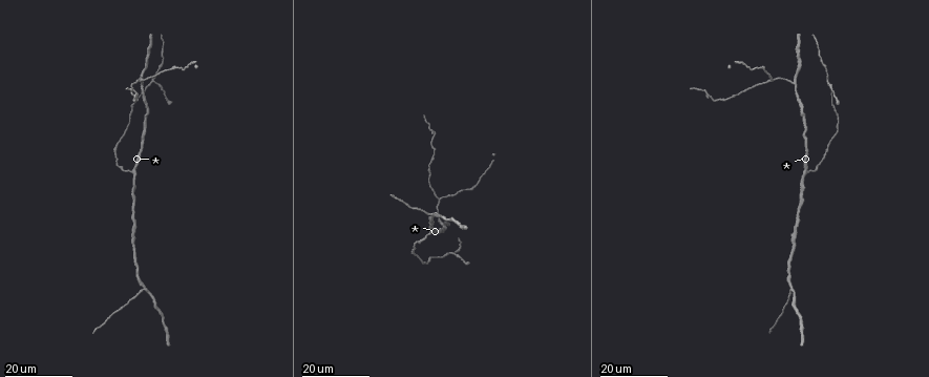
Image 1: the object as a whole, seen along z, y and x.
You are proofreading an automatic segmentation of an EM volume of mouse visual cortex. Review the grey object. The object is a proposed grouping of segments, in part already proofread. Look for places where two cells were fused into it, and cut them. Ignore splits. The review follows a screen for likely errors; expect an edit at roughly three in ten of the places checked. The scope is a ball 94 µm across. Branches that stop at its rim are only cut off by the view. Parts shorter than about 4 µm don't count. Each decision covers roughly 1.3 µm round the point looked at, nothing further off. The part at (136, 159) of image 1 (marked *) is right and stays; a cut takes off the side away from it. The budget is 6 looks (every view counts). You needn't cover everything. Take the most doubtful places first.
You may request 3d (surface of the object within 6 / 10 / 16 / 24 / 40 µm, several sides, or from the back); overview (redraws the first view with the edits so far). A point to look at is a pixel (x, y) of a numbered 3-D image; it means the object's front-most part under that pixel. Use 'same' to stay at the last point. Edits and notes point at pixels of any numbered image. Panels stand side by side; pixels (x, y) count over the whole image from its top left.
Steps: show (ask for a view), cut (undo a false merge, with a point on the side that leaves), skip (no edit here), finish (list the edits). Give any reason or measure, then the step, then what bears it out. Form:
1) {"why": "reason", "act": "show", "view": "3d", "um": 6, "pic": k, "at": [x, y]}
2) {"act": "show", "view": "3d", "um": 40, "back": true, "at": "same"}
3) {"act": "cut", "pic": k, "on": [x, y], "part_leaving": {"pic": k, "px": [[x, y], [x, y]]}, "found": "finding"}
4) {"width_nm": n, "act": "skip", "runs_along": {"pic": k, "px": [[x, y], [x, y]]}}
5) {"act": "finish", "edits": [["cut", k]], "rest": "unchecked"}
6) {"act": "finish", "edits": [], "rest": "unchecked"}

{"why": "four arms meet", "act": "show", "view": "3d", "um": 16, "pic": 1, "at": [154, 80]}

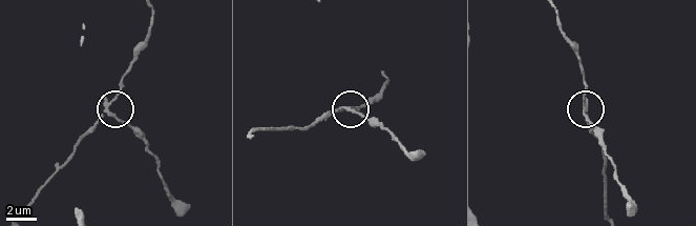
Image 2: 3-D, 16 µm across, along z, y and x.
{"act": "show", "view": "3d", "um": 6, "pic": 2, "at": [347, 107]}

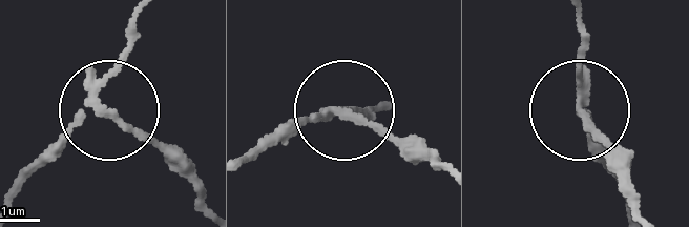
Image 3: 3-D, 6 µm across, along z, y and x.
{"width_nm": 190, "act": "cut", "pic": 3, "on": [154, 145], "part_leaving": {"pic": 3, "px": [[110, 118], [147, 138], [188, 178], [201, 208]]}, "found": "two cells meet here"}

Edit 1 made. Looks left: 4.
{"why": "a fork", "act": "show", "view": "3d", "um": 16, "pic": 1, "at": [133, 173]}

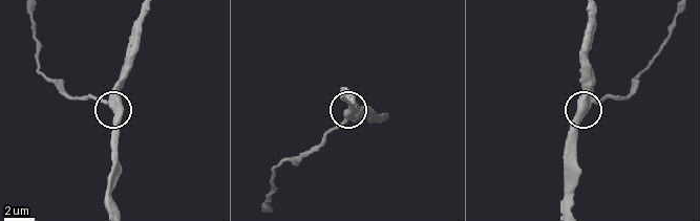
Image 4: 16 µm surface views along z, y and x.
{"why": "closer look", "act": "show", "view": "3d", "um": 10, "pic": 4, "at": [593, 100]}

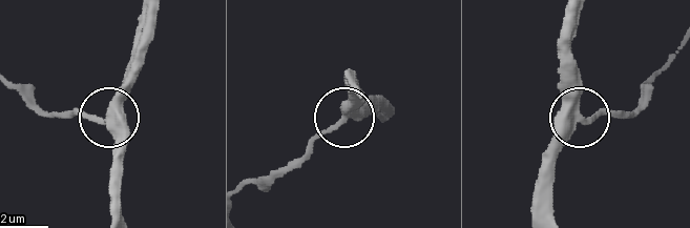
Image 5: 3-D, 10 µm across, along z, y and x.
{"act": "show", "view": "3d", "um": 6, "pic": 5, "at": [576, 121]}

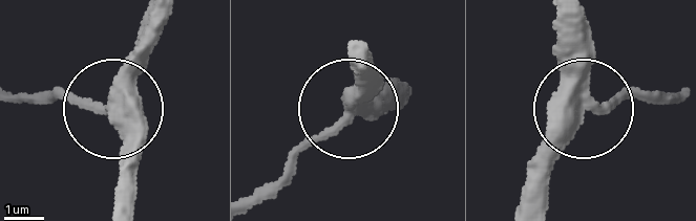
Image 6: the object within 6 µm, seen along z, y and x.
{"act": "skip", "runs_along": {"pic": 6, "px": [[157, 10], [151, 50], [111, 107], [21, 101]]}, "found": "all the same cell"}

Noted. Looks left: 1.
{"act": "finish", "edits": [["cut", 3]], "rest": "unchecked"}

